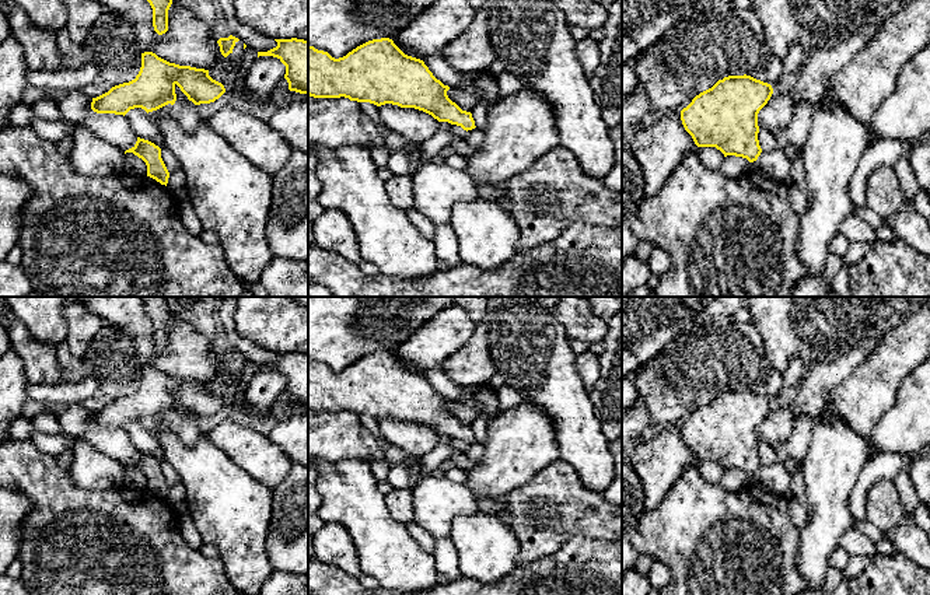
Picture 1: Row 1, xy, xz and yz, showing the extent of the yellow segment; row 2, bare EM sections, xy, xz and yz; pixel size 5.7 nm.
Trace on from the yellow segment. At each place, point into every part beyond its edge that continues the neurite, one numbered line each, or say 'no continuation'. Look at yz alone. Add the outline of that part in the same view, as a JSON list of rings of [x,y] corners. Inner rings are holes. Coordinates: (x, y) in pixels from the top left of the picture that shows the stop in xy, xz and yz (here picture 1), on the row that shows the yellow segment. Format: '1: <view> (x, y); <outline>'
no continuation

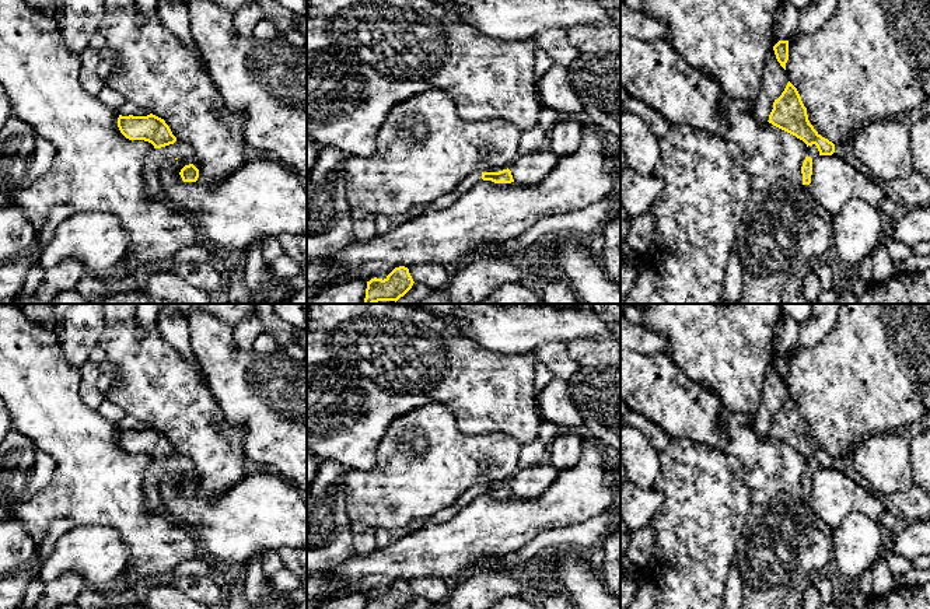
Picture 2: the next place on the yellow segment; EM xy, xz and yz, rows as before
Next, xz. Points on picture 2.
1: xz (469, 181); [[[475,172],[468,175],[465,179],[462,179],[451,192],[457,199],[461,197],[464,193],[466,193],[473,185],[478,182],[483,181],[482,179],[482,172]]]

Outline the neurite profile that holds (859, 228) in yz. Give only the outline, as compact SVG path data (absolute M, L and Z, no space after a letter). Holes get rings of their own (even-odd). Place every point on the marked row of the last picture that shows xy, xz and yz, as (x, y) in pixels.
M850 199L829 221L832 249L852 269L880 248L885 238L887 218L880 209L860 199Z

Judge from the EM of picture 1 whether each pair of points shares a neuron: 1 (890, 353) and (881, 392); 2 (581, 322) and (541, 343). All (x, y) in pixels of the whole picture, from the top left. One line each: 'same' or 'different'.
1: same
2: different

